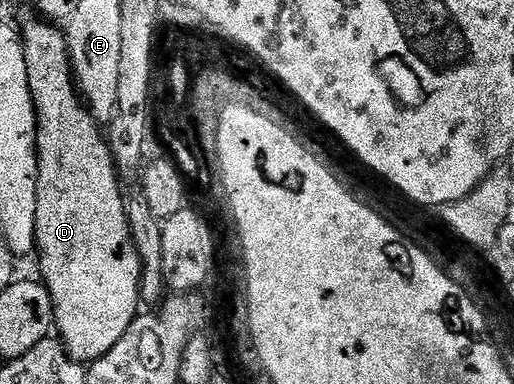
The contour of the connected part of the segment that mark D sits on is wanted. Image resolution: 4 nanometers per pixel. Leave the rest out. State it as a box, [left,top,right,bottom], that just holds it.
[22,17,143,364]

